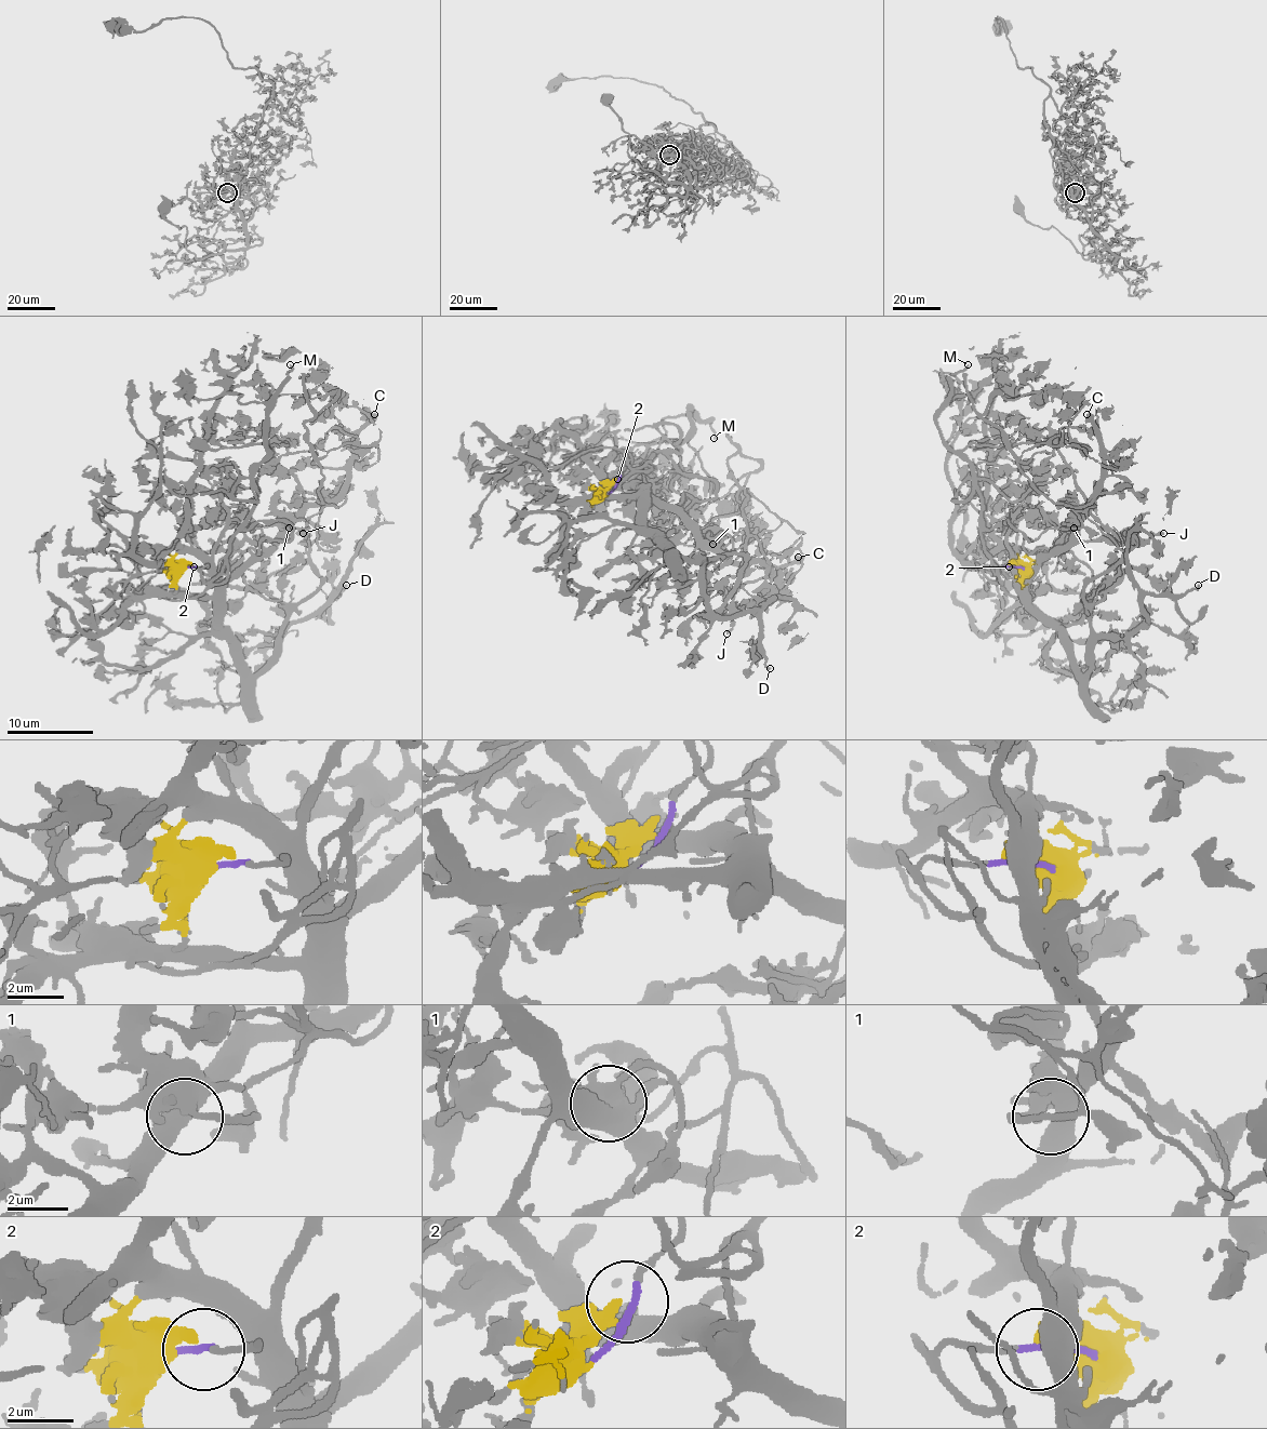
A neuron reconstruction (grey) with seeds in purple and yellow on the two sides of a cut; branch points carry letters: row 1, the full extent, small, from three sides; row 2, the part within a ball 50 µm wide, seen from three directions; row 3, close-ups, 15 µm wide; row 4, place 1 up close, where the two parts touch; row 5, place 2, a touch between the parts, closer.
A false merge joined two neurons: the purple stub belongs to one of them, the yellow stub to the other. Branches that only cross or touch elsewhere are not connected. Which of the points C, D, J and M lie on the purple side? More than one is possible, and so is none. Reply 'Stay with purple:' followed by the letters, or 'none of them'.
Stay with purple: M

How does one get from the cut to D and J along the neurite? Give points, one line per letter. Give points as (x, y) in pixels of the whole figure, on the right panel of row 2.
D: (1026, 569), (1022, 590), (1084, 675), (1099, 638), (1129, 638), (1146, 620), (1146, 595), (1198, 584)
J: (1026, 569), (1022, 590), (1058, 629), (1065, 651), (1084, 675), (1089, 584), (1129, 547), (1163, 532)

